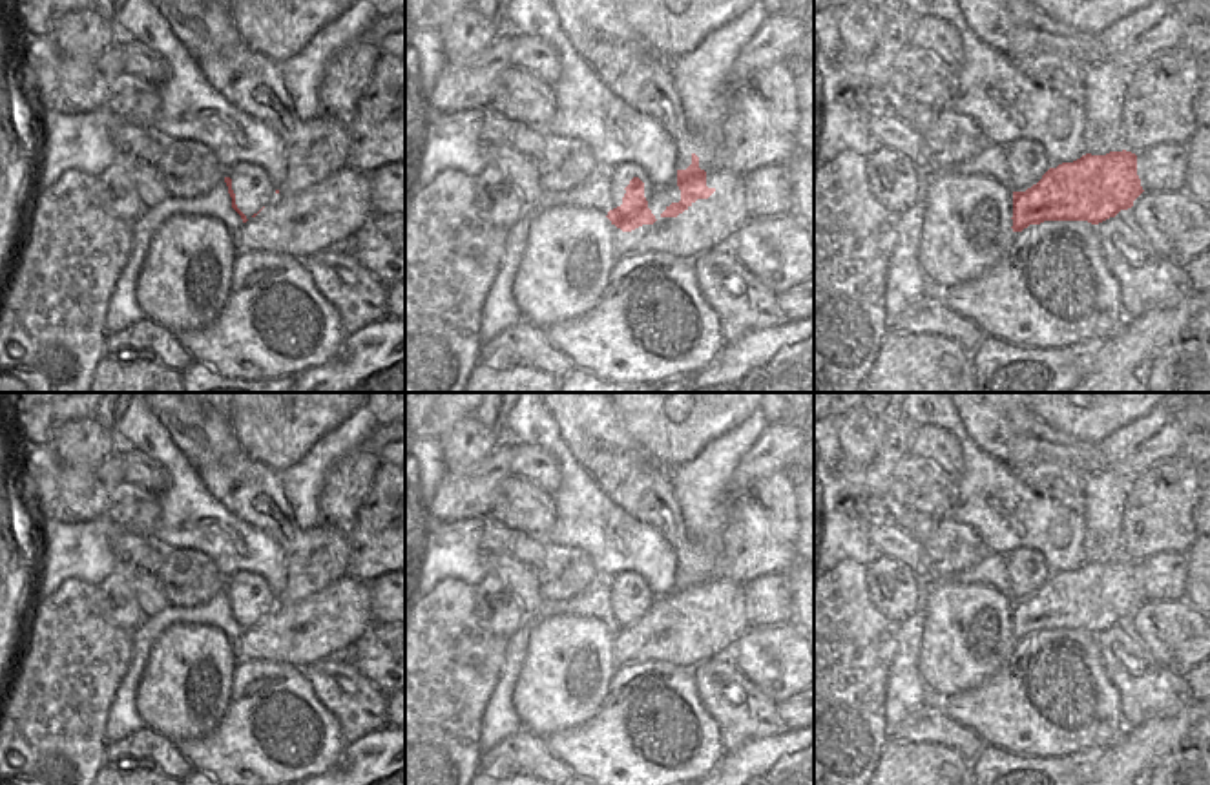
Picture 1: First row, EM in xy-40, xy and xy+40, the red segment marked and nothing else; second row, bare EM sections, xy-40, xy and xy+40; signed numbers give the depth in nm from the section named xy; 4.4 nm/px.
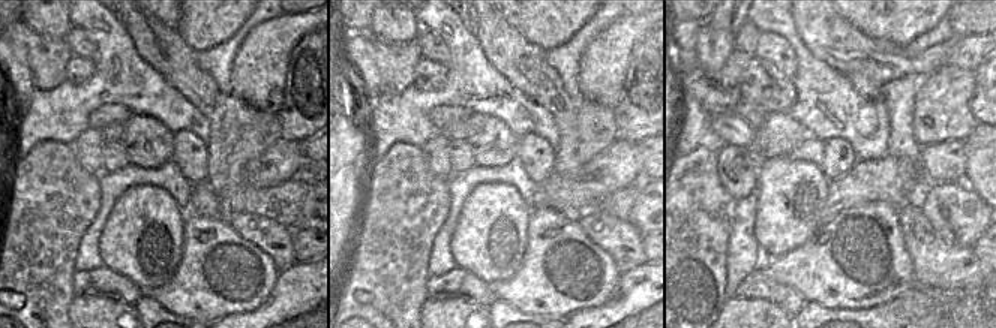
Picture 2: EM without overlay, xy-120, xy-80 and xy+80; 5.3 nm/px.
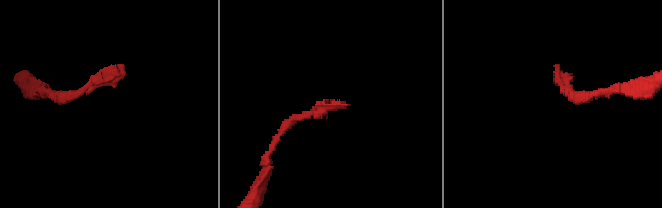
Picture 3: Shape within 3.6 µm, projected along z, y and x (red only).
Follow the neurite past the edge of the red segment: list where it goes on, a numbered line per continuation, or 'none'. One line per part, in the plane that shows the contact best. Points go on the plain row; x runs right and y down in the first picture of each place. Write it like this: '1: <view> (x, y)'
1: xy (727, 616)

